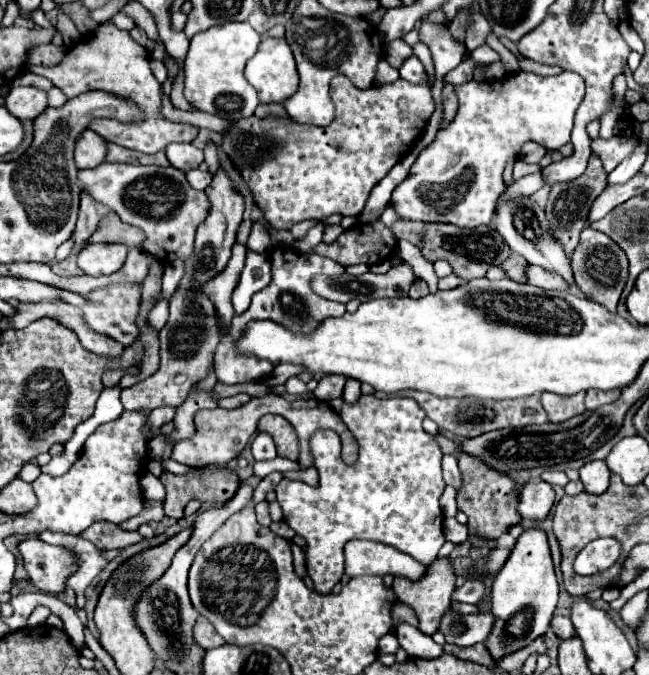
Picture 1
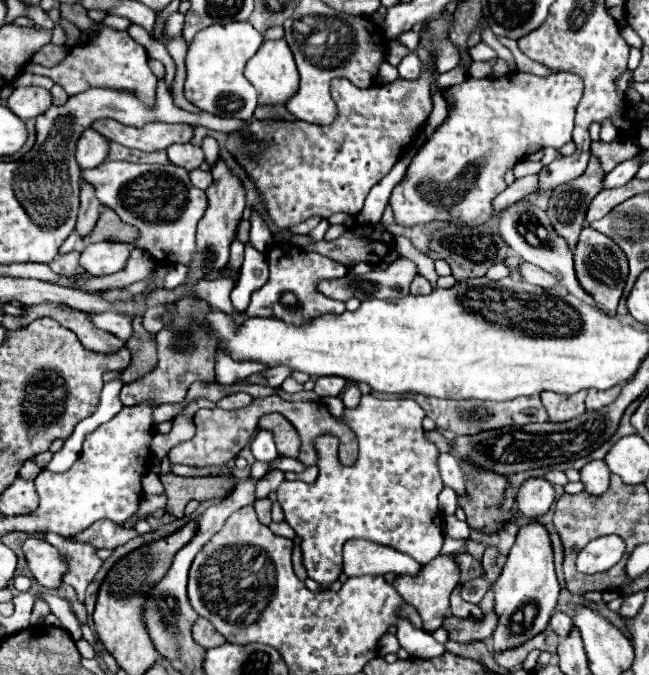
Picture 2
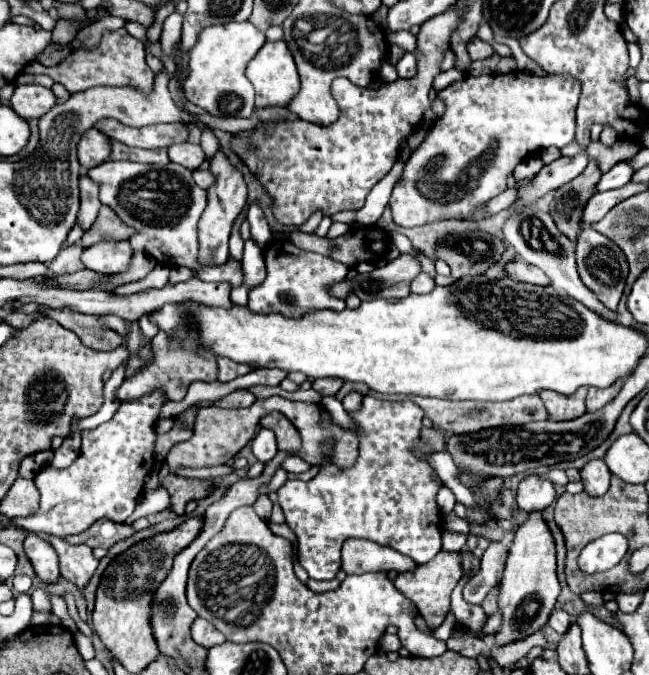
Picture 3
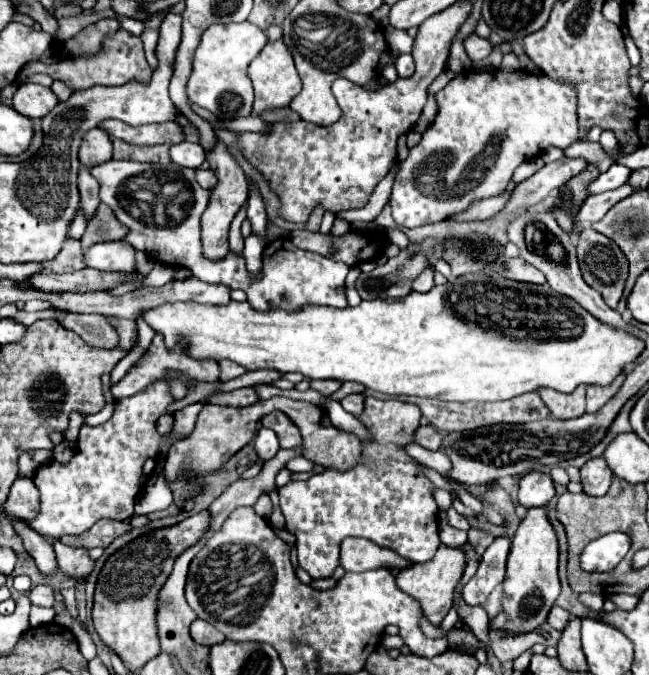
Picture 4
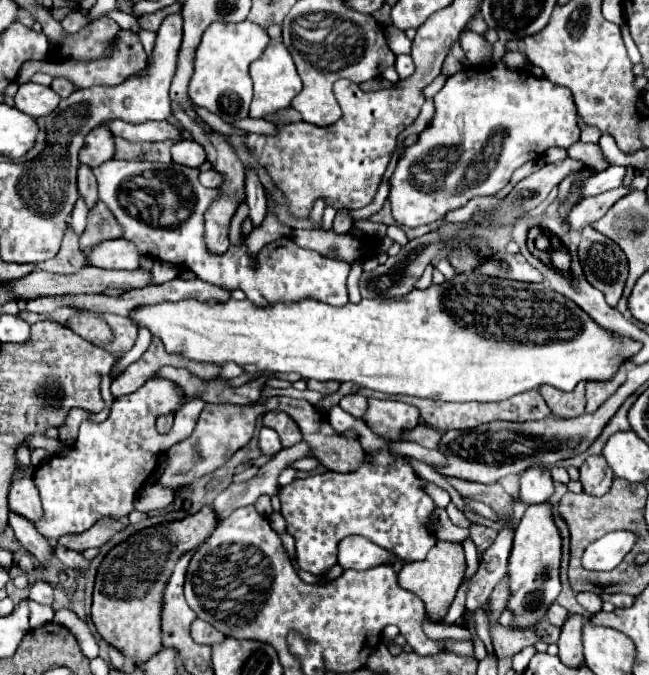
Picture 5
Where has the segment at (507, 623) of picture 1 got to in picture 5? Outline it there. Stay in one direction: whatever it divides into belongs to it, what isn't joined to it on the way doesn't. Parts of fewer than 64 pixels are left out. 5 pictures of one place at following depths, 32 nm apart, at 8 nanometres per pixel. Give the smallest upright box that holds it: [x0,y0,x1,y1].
[508,502,562,626]

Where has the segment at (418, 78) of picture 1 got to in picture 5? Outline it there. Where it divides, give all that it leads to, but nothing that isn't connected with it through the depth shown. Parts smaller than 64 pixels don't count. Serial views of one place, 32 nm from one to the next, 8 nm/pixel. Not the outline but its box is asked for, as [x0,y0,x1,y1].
[394,54,414,80]

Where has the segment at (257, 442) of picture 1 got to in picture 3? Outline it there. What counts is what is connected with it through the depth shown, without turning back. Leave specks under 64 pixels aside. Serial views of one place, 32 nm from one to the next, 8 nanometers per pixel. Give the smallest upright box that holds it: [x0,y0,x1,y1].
[252,428,278,462]

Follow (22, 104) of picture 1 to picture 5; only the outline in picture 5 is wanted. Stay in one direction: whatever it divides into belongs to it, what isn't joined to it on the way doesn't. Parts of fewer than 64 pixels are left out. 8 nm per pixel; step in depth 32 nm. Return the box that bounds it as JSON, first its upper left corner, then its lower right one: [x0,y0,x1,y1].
[14,82,60,118]

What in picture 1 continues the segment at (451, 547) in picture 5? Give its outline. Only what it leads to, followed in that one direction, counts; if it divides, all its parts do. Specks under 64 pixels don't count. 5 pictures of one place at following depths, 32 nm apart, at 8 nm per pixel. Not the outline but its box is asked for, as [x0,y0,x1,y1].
[394,558,456,634]

